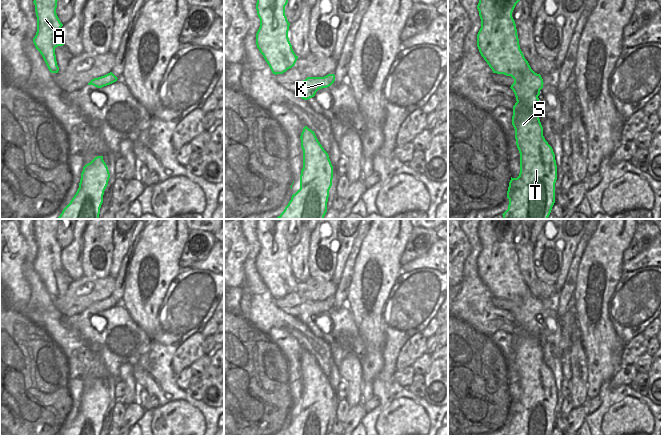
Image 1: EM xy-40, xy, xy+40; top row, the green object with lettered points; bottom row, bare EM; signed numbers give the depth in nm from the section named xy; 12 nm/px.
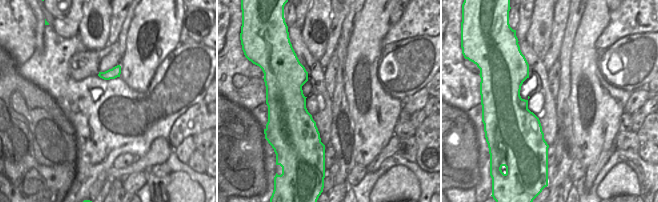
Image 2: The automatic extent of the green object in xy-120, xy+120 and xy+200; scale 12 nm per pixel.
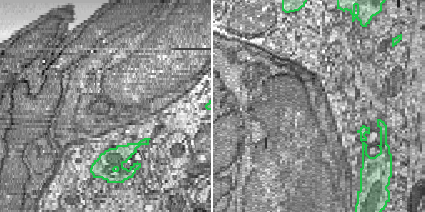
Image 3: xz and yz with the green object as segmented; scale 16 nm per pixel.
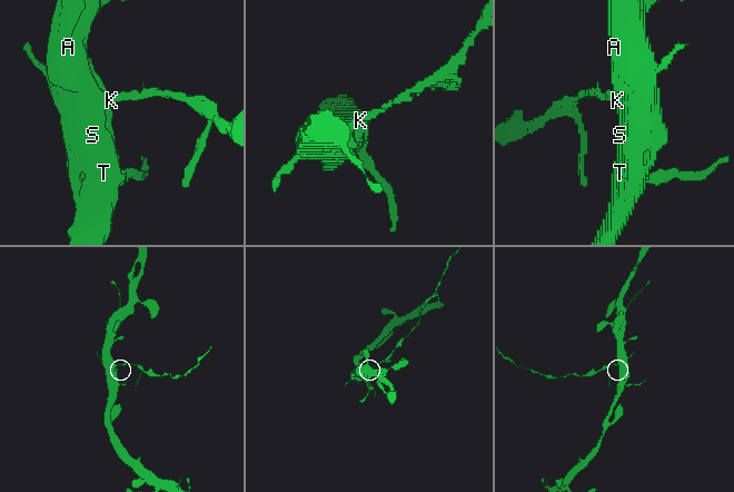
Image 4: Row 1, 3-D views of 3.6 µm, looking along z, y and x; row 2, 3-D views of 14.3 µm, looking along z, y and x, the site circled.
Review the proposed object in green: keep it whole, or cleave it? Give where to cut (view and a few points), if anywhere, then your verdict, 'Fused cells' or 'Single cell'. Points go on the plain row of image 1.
Split along xy (318, 312), (314, 312), (311, 315). Fused cells.

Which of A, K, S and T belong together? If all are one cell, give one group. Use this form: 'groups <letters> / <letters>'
groups A S T / K

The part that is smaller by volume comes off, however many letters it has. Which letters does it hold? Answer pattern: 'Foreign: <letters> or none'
Foreign: K

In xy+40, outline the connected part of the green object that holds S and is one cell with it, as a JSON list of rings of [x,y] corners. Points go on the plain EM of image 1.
[[[480,219],[477,233],[481,252],[477,258],[477,271],[493,297],[511,300],[516,327],[513,330],[512,349],[516,369],[520,377],[520,397],[509,406],[506,435],[551,435],[555,427],[557,389],[552,371],[543,360],[539,343],[540,327],[537,317],[543,309],[540,298],[535,297],[525,283],[519,269],[517,253],[512,236],[522,219]]]

